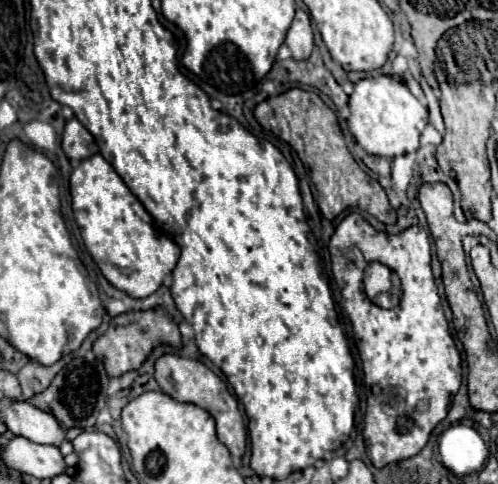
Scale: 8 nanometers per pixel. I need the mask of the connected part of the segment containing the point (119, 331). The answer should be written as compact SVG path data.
M162 309L132 311L132 313L120 315L120 317L114 317L110 321L108 331L94 343L94 355L98 361L104 363L108 377L120 377L128 371L140 369L142 363L148 359L148 355L154 351L154 347L164 345L164 343L168 343L176 349L182 345L178 325L174 321L170 321Z

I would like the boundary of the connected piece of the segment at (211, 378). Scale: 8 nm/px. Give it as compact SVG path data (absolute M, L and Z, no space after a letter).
M162 355L156 361L156 373L154 373L160 389L170 395L172 399L180 401L180 403L194 403L202 409L206 409L214 421L216 421L216 433L218 439L228 447L228 451L232 455L244 455L246 451L246 429L244 429L244 421L238 409L238 401L230 395L226 383L214 375L204 363L194 361L194 359L184 359L184 357L176 357L176 355Z

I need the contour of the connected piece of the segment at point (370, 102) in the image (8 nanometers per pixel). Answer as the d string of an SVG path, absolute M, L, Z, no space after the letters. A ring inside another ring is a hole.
M392 75L364 77L354 85L348 101L350 119L348 129L356 143L370 155L394 159L398 155L414 153L420 143L420 135L428 125L428 109L408 91L408 87Z

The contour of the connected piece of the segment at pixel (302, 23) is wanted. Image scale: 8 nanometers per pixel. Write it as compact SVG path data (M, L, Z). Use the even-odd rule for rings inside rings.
M302 9L296 11L296 17L288 29L286 45L292 51L292 59L296 59L296 61L306 61L314 49L310 17Z

